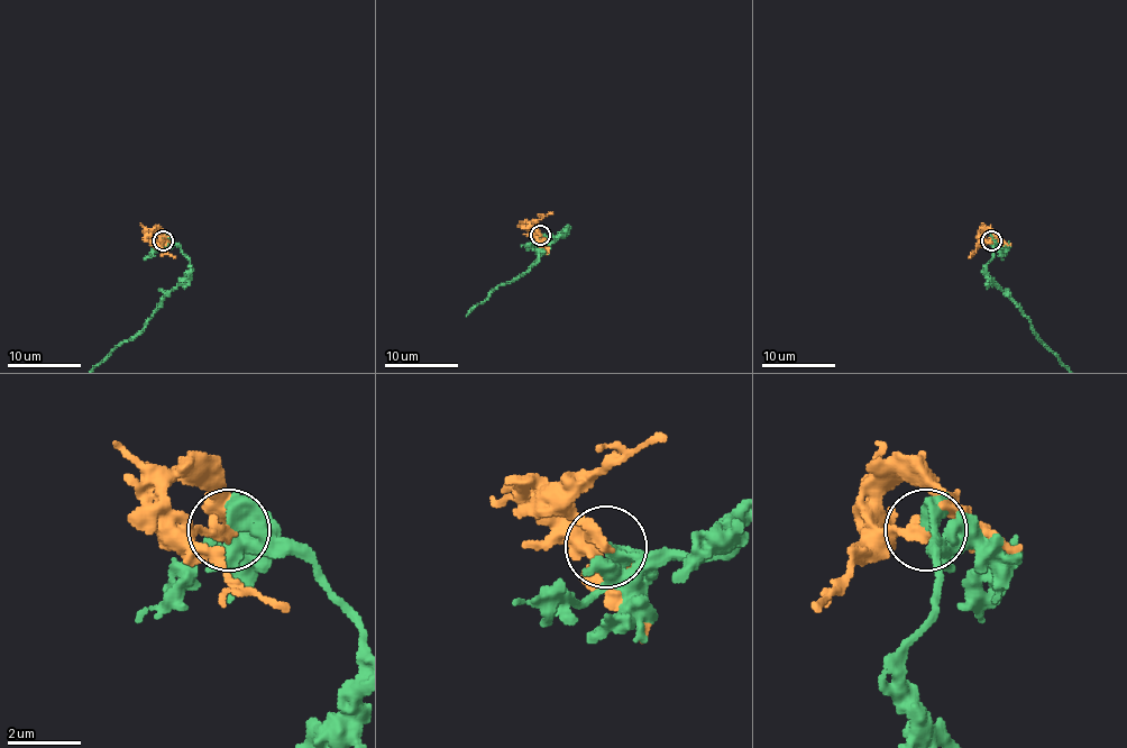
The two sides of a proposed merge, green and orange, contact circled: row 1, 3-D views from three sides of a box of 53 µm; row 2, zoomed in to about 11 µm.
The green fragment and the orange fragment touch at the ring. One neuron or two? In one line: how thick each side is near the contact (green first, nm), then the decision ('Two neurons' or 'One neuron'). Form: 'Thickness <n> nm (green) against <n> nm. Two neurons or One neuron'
Thickness 500 nm (green) against 340 nm. Two neurons

